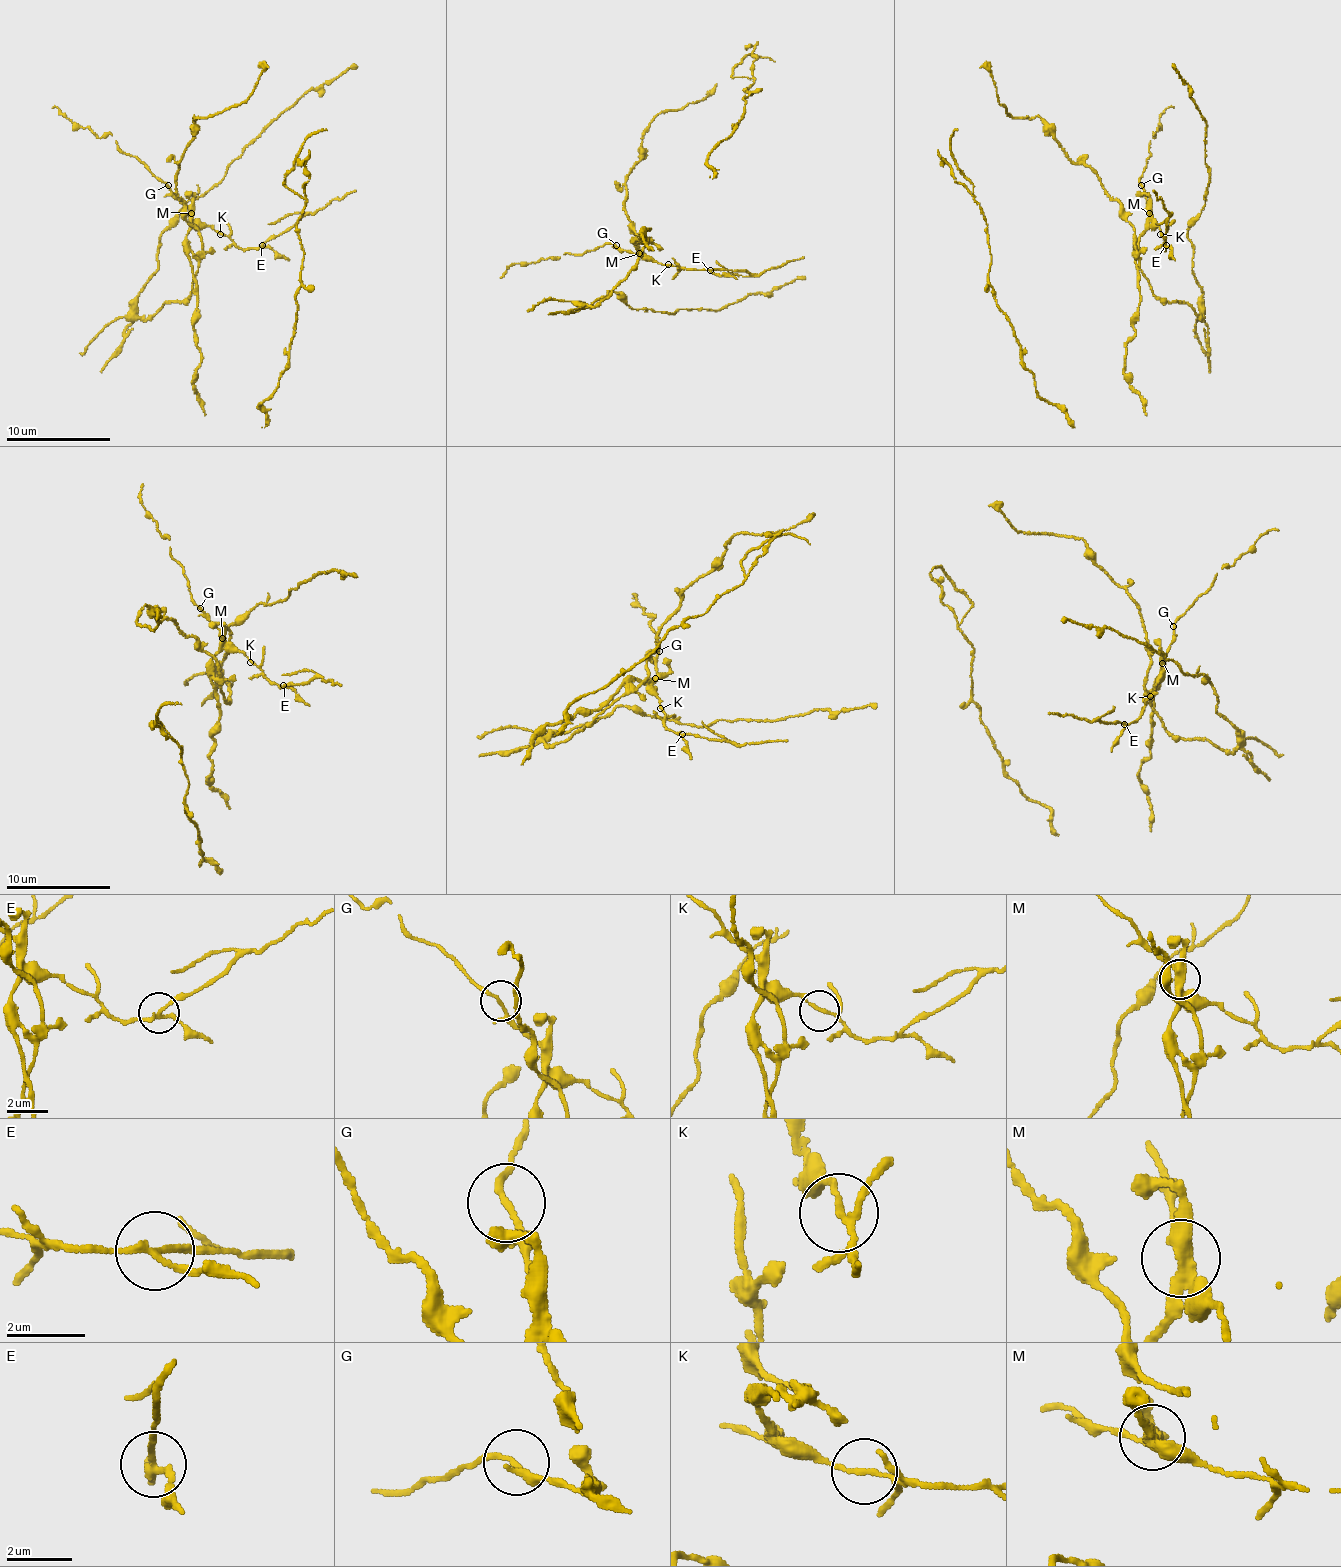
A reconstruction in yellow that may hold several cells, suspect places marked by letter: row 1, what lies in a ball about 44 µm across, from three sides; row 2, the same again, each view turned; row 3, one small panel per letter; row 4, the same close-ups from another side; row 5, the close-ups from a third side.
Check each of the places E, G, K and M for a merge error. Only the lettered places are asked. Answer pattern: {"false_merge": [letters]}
{"false_merge": ["E", "M"]}

